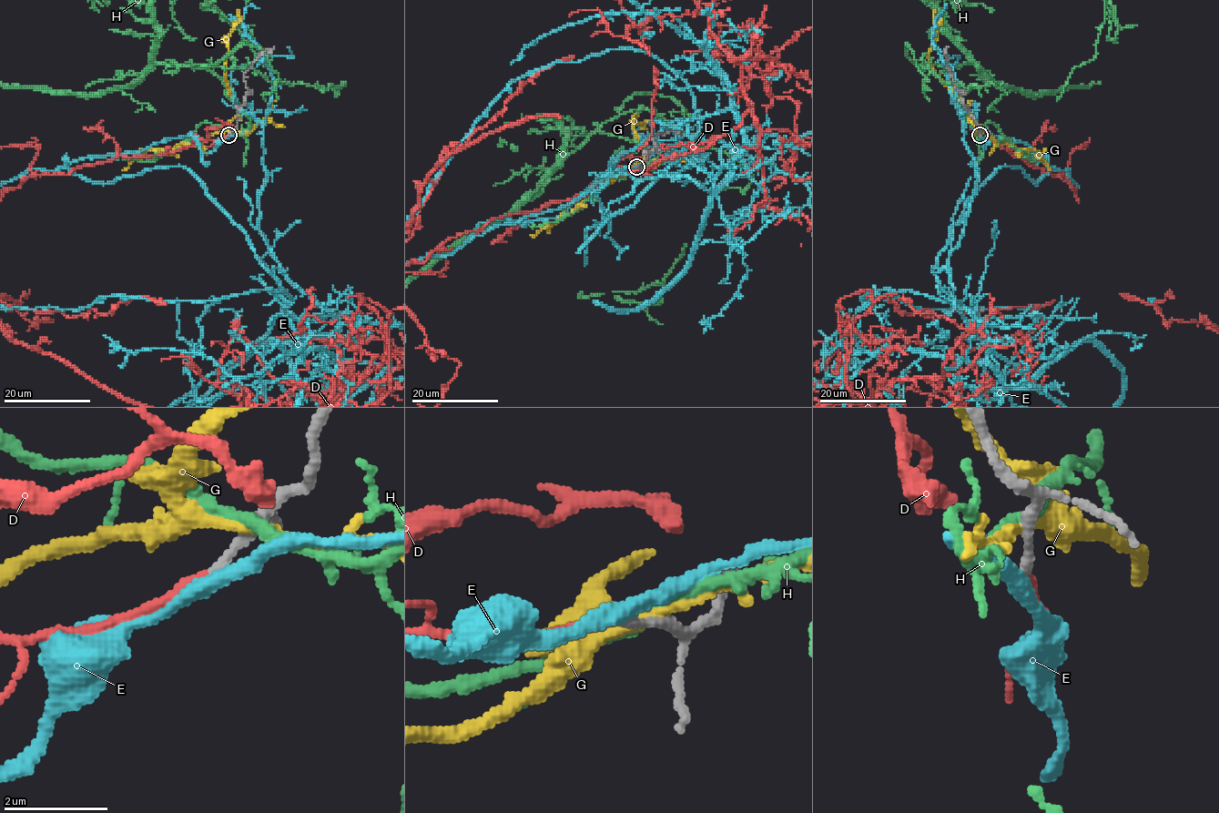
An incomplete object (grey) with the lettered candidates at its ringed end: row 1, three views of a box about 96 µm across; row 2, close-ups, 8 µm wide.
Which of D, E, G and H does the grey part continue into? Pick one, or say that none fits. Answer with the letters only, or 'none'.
D

